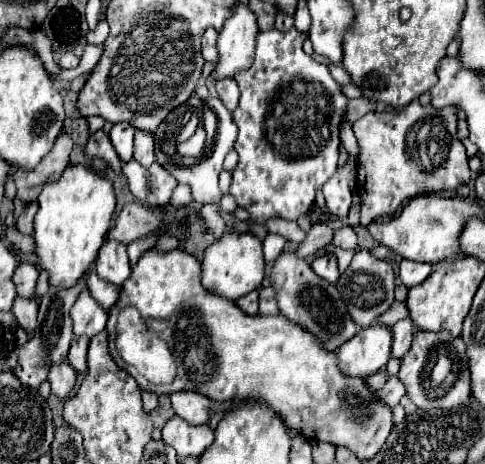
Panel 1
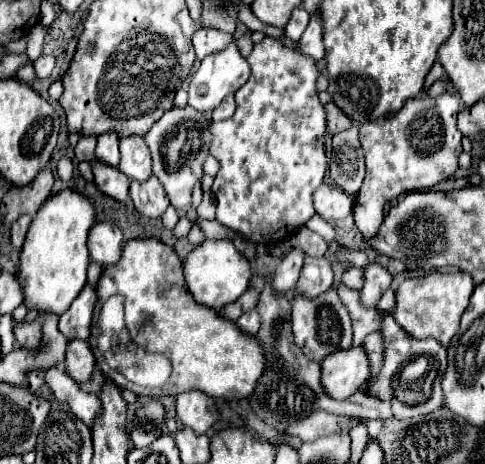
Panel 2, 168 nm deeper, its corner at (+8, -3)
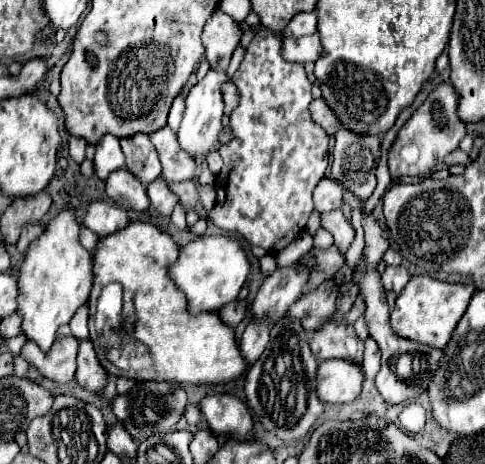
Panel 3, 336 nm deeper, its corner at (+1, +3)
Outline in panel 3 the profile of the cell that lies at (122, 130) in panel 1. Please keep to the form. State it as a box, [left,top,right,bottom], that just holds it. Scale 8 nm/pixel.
[95,135,125,179]

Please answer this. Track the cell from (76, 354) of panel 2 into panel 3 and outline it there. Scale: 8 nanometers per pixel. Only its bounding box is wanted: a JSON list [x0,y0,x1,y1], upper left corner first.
[75,339,107,393]

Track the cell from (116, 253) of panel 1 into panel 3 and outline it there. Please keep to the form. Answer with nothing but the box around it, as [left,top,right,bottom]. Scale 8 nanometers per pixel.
[83,201,129,237]

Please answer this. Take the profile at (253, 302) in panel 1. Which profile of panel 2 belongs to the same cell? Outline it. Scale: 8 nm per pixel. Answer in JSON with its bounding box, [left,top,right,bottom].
[236,309,260,335]

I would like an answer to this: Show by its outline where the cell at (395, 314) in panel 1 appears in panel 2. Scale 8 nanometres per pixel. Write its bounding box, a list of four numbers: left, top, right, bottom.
[338,285,382,345]

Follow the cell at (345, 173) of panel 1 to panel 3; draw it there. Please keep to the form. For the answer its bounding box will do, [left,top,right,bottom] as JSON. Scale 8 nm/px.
[313,179,343,213]

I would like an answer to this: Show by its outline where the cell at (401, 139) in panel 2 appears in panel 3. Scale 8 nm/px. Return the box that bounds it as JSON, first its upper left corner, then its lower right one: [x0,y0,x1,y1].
[387,83,467,179]

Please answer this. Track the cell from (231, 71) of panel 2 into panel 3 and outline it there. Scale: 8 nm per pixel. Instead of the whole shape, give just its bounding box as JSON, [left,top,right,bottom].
[177,69,229,157]

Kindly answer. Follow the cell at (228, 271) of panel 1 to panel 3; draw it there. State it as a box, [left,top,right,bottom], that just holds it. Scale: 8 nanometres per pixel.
[169,235,251,313]

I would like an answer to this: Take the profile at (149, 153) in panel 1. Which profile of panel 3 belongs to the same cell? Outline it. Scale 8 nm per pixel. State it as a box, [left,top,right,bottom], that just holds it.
[121,135,161,185]

